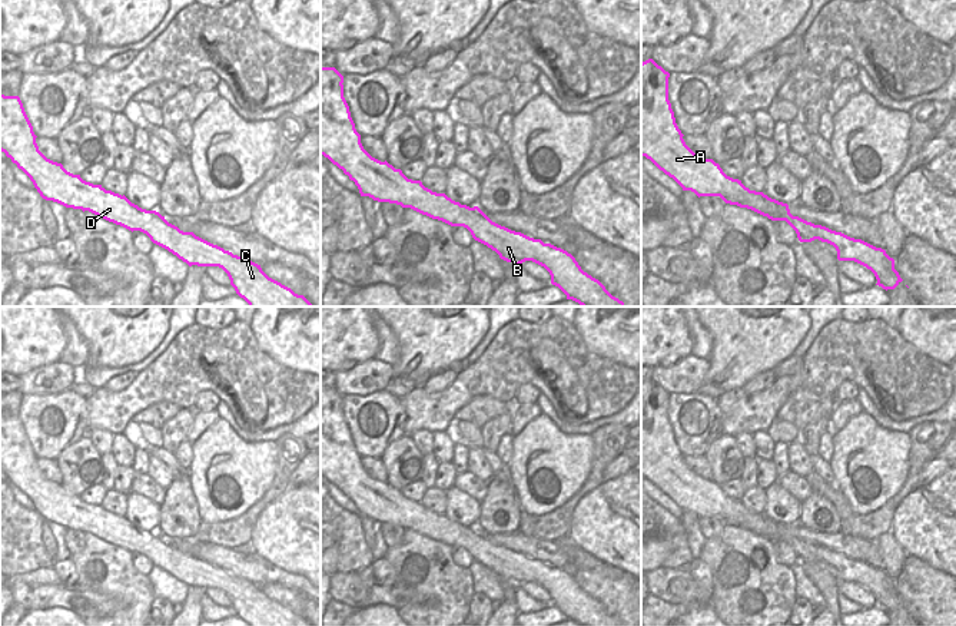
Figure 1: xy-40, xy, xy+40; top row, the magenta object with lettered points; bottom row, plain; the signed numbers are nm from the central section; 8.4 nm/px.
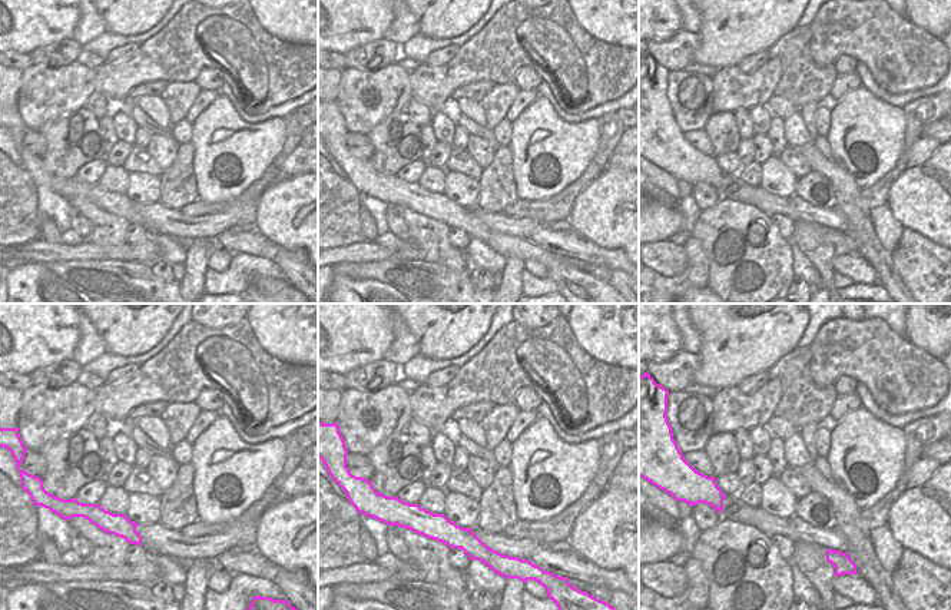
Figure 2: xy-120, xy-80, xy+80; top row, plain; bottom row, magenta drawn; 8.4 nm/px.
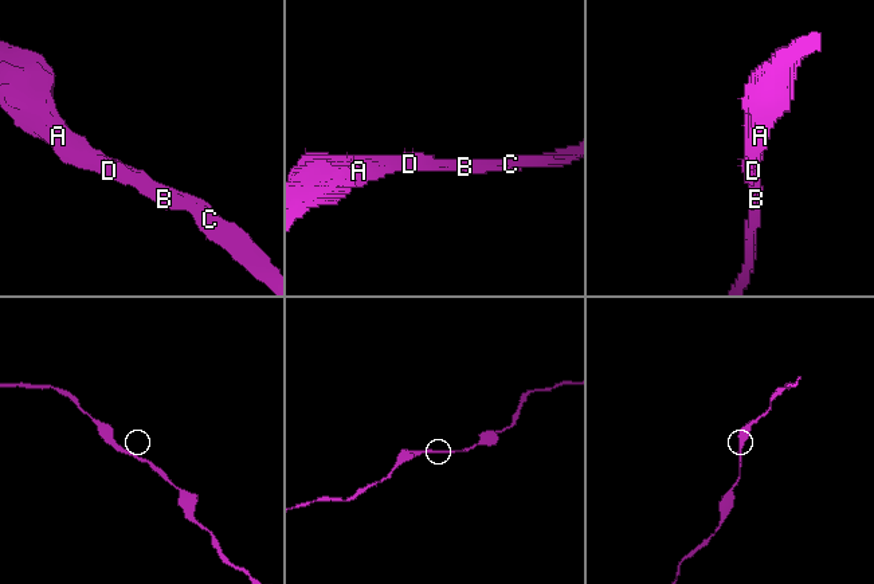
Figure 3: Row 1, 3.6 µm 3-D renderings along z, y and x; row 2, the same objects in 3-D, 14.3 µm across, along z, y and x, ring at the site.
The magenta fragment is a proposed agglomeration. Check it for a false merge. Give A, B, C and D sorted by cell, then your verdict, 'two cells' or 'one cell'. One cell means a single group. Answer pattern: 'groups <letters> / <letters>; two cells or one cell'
groups A B C D; one cell

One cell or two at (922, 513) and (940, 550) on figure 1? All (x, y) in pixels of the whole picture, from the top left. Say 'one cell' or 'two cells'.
one cell

